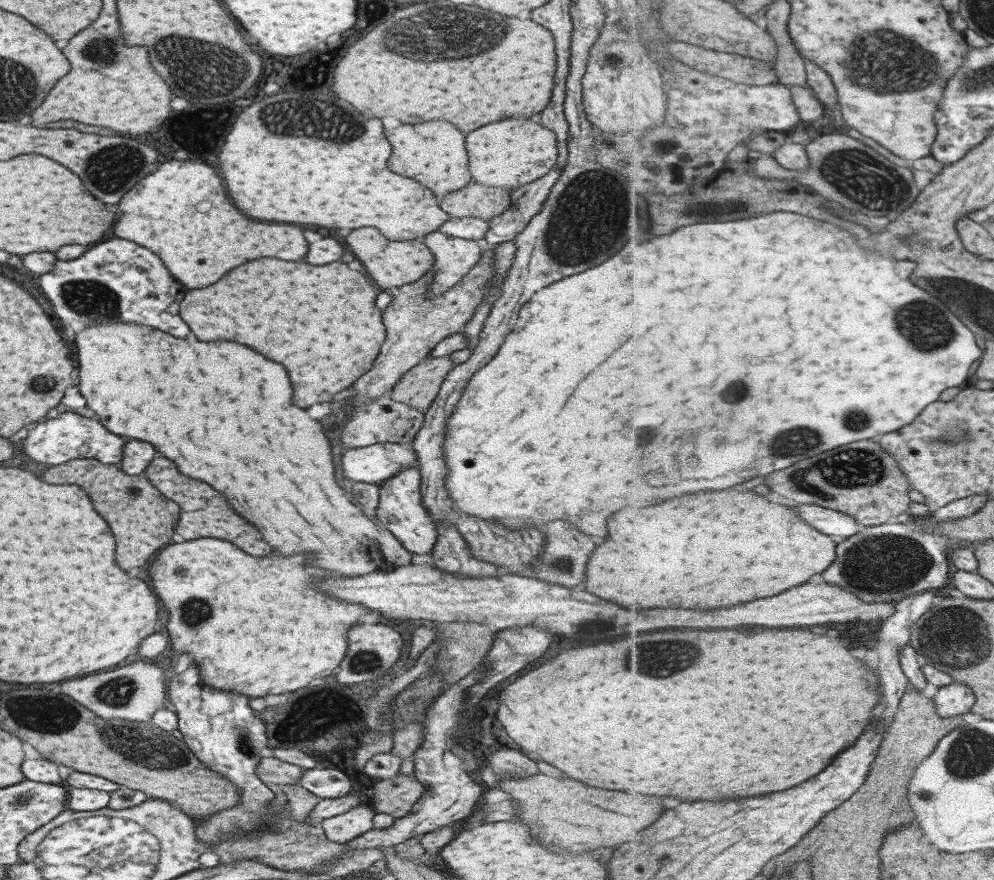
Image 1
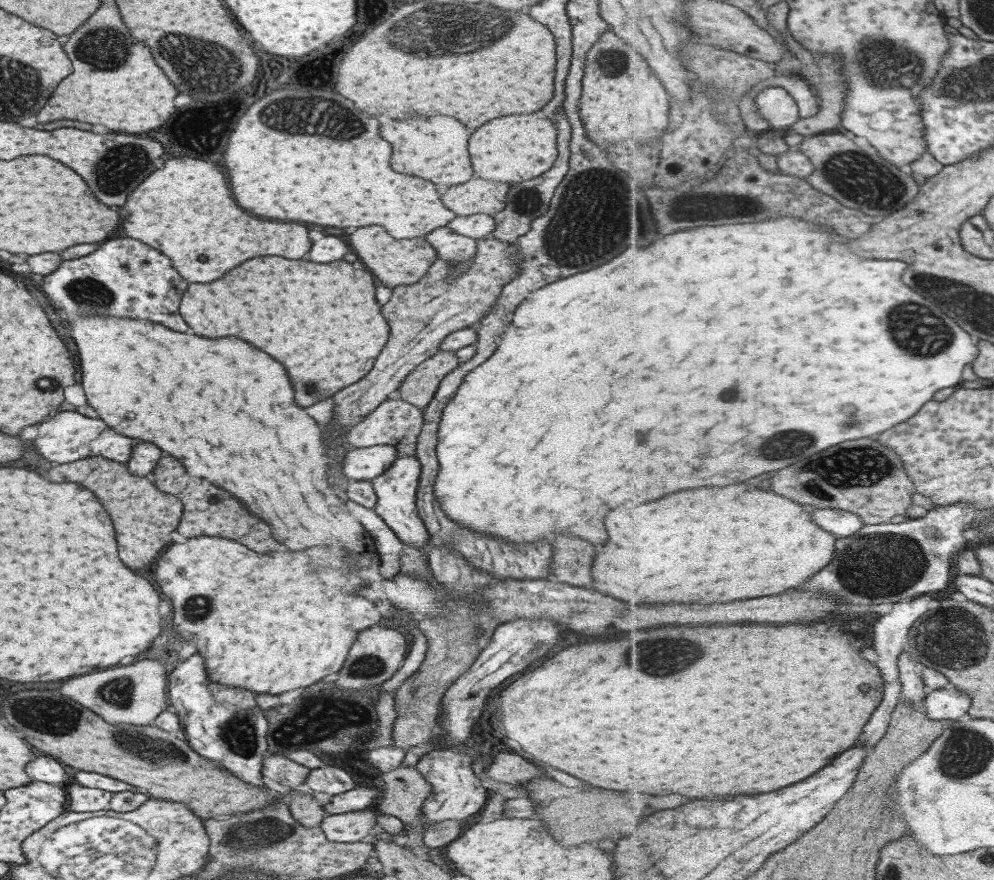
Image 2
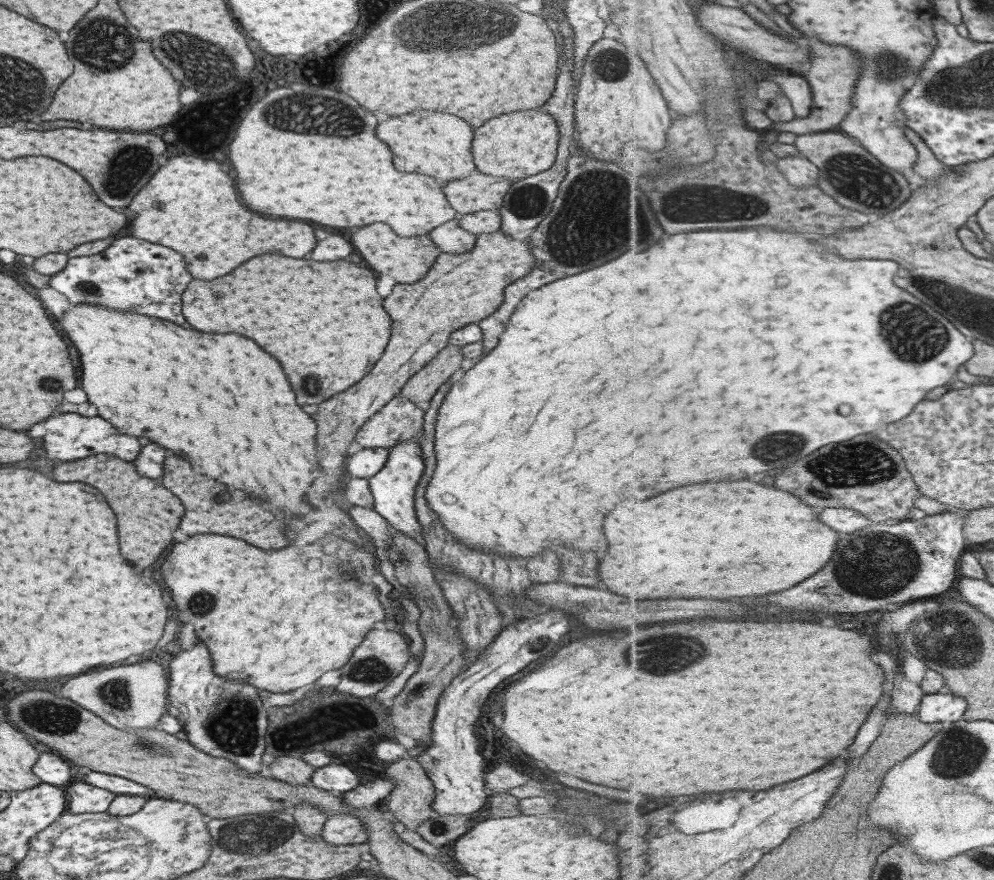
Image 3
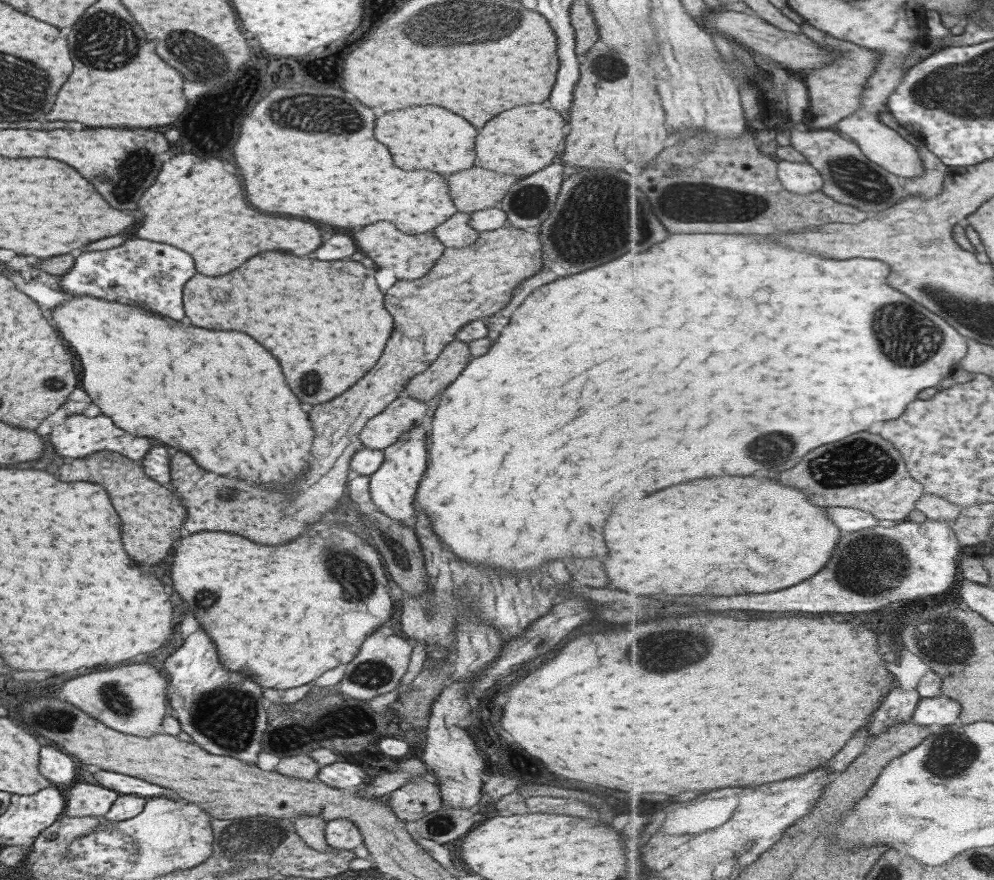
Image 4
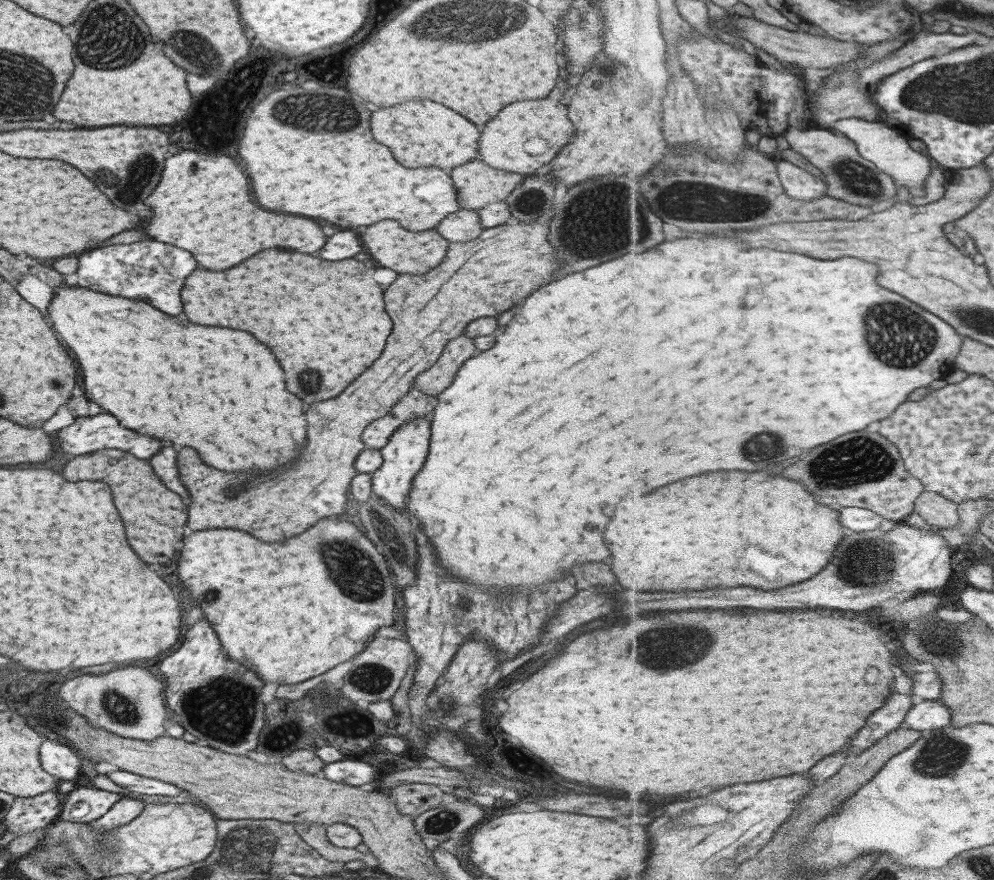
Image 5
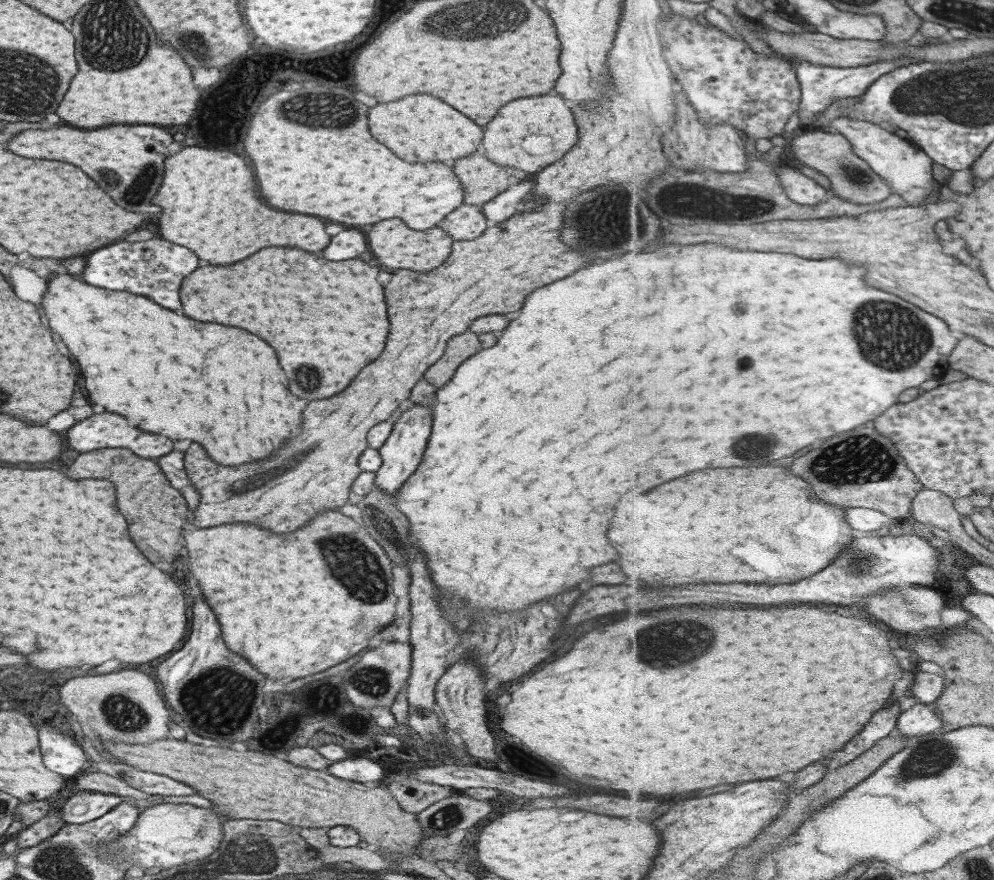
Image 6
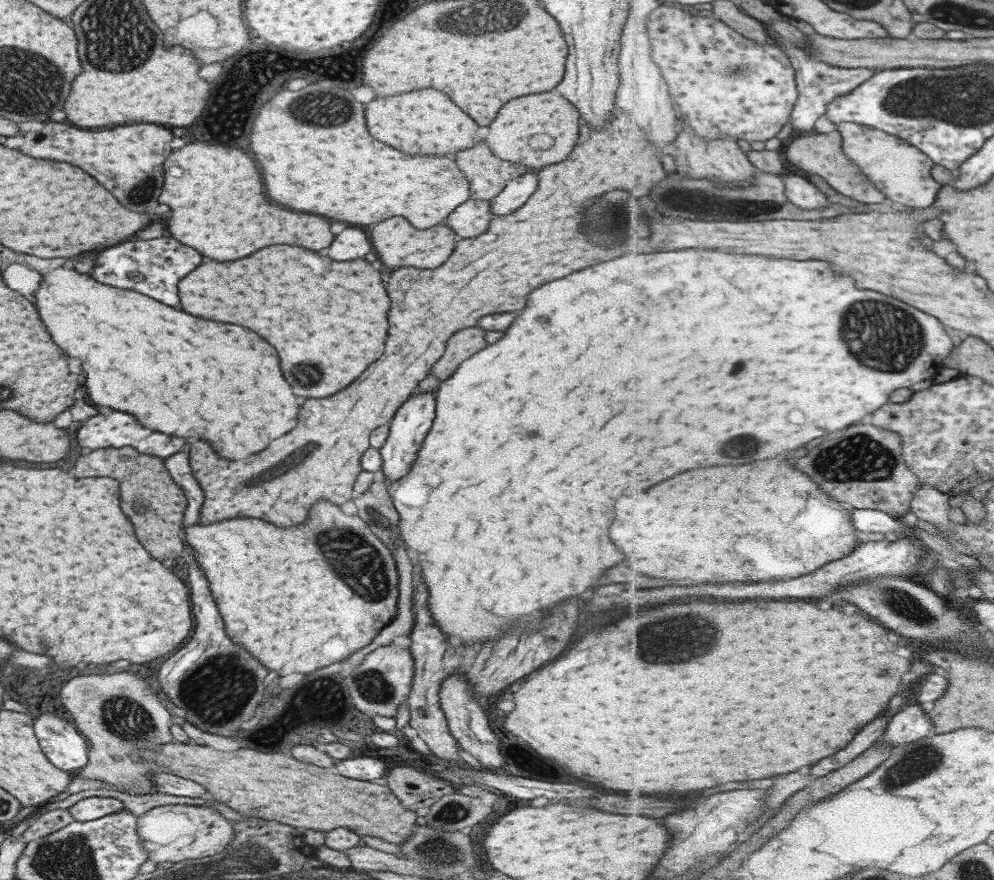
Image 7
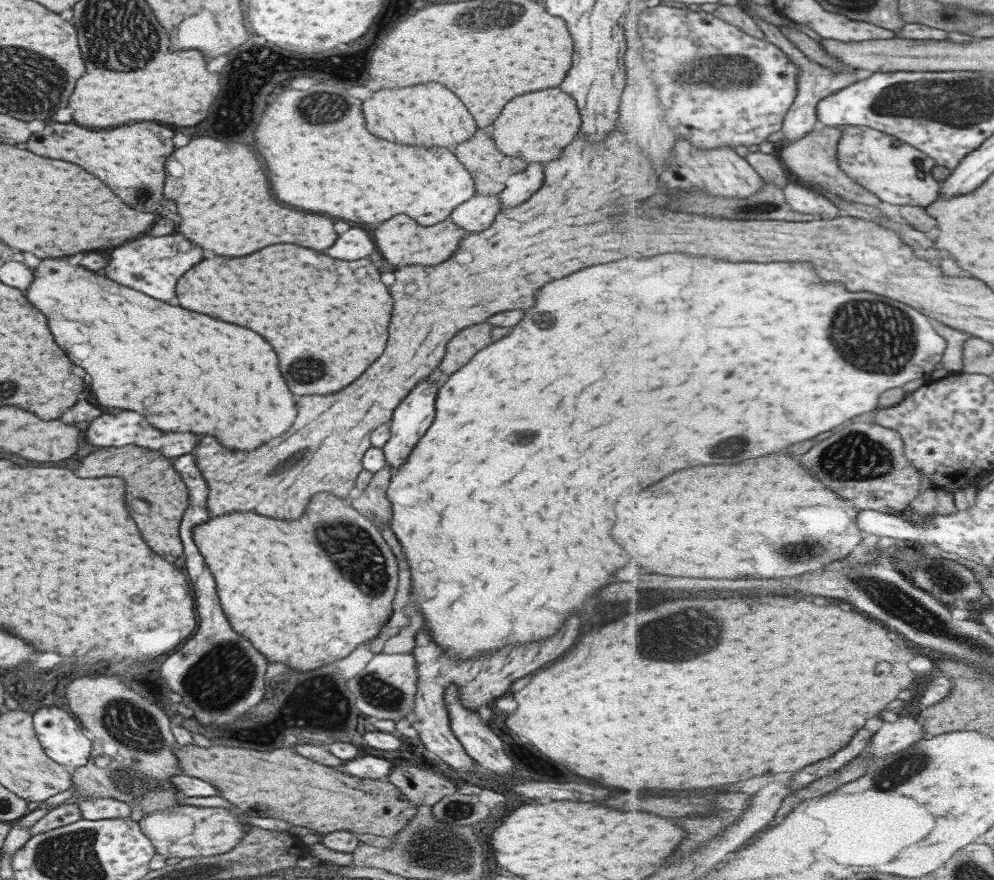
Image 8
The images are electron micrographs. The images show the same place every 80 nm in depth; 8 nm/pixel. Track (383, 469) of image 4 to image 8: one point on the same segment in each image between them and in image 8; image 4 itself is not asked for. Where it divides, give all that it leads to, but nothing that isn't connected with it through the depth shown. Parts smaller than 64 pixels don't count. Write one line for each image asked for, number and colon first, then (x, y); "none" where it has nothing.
5: (403, 456)
6: (401, 452)
7: (408, 427)
8: (411, 417)

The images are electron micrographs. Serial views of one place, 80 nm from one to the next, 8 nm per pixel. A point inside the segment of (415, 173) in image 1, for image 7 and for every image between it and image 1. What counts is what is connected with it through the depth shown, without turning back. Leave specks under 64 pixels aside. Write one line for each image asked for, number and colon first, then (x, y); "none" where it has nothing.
2: (435, 148)
3: (438, 145)
4: (427, 137)
5: (424, 133)
6: (420, 128)
7: (425, 121)

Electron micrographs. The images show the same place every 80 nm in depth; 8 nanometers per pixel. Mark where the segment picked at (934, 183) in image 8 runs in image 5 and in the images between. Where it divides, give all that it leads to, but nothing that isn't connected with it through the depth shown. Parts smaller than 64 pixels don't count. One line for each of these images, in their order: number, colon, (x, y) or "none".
5: (889, 150)
6: (909, 172)
7: (903, 172)

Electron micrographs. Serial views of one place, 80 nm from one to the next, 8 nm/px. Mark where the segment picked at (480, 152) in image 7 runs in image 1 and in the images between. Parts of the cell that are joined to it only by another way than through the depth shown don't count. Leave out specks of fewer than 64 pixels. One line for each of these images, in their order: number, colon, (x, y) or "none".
1: (473, 200)
2: (477, 195)
3: (477, 191)
4: (476, 188)
5: (476, 184)
6: (481, 180)

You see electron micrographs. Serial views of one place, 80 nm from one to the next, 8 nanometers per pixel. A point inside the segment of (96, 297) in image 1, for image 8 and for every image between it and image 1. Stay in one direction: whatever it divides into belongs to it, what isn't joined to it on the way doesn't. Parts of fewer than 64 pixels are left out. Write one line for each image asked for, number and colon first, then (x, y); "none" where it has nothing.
2: (123, 278)
3: (130, 275)
4: (151, 276)
5: (150, 271)
6: (154, 268)
7: (153, 267)
8: (151, 265)

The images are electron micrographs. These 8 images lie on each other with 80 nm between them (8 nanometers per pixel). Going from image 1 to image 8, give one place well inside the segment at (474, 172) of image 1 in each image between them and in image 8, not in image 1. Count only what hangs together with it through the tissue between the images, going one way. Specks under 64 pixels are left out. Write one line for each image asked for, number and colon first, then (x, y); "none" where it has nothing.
2: (511, 149)
3: (514, 146)
4: (518, 142)
5: (523, 138)
6: (527, 134)
7: (537, 130)
8: (535, 127)

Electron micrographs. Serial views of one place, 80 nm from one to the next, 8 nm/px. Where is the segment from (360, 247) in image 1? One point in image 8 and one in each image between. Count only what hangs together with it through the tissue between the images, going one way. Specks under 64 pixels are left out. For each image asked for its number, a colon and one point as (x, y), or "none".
2: (394, 262)
3: (407, 259)
4: (408, 257)
5: (390, 246)
6: (395, 246)
7: (396, 243)
8: (400, 241)

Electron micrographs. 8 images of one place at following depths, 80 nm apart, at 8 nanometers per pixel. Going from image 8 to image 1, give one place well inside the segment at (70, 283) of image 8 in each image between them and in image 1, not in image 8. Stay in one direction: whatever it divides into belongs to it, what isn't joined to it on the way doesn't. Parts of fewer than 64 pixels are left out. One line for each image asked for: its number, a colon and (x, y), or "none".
1: (221, 412)
2: (225, 410)
3: (217, 399)
4: (219, 396)
5: (218, 391)
6: (220, 386)
7: (183, 376)

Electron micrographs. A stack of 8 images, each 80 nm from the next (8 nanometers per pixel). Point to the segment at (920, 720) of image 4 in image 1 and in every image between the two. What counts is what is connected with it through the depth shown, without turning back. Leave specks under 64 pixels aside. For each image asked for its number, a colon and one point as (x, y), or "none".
1: (955, 699)
2: (950, 703)
3: (946, 707)

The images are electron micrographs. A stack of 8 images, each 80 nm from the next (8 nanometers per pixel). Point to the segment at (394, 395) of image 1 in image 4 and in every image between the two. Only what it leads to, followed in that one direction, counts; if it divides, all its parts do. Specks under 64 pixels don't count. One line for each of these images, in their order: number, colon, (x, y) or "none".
2: (420, 385)
3: (419, 388)
4: (446, 367)

